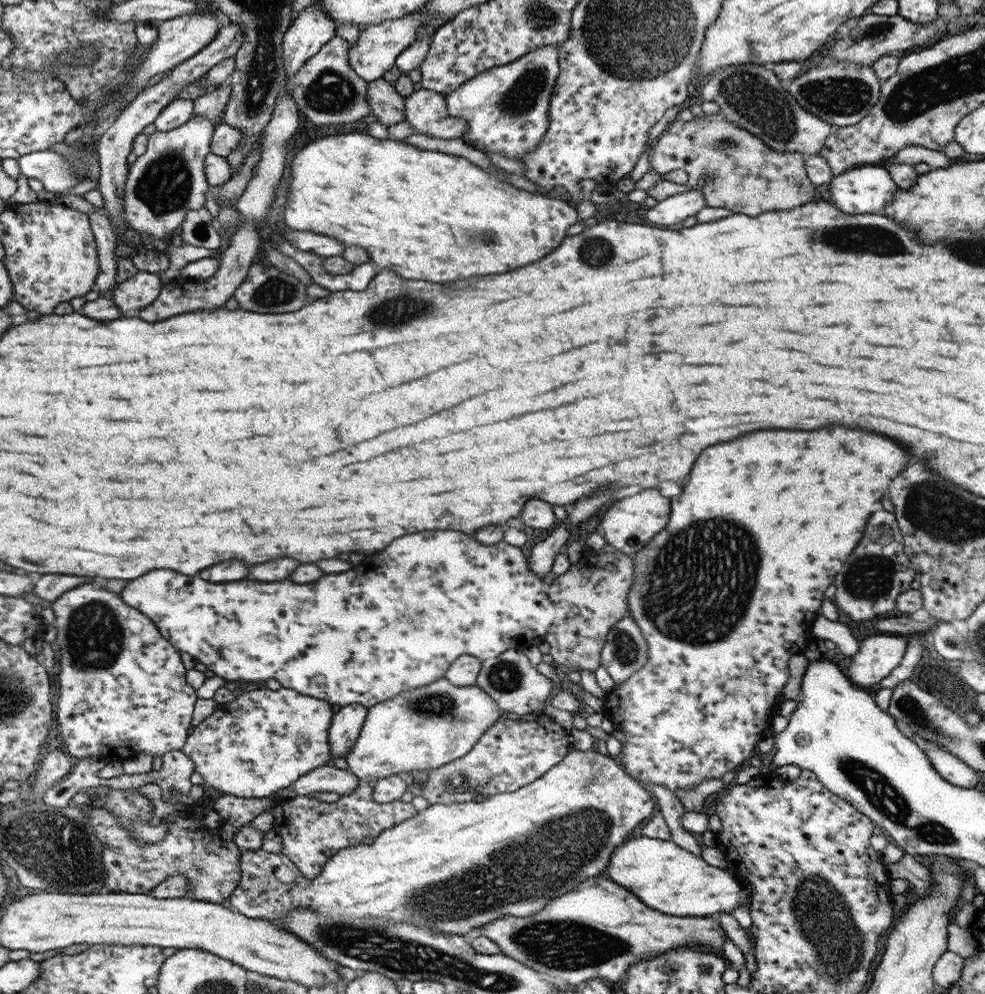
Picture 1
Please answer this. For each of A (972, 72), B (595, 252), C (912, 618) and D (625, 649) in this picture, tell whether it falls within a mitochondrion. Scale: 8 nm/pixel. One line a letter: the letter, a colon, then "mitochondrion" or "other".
A: mitochondrion
B: mitochondrion
C: other
D: mitochondrion

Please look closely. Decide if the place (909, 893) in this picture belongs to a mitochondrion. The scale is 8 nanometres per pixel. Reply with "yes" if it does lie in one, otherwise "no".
no

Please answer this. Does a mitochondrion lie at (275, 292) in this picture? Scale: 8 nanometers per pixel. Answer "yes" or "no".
yes

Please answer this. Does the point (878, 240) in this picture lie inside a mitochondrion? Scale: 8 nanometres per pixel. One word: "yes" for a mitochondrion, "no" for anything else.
yes

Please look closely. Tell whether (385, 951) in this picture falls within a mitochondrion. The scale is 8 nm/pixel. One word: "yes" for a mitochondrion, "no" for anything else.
yes

